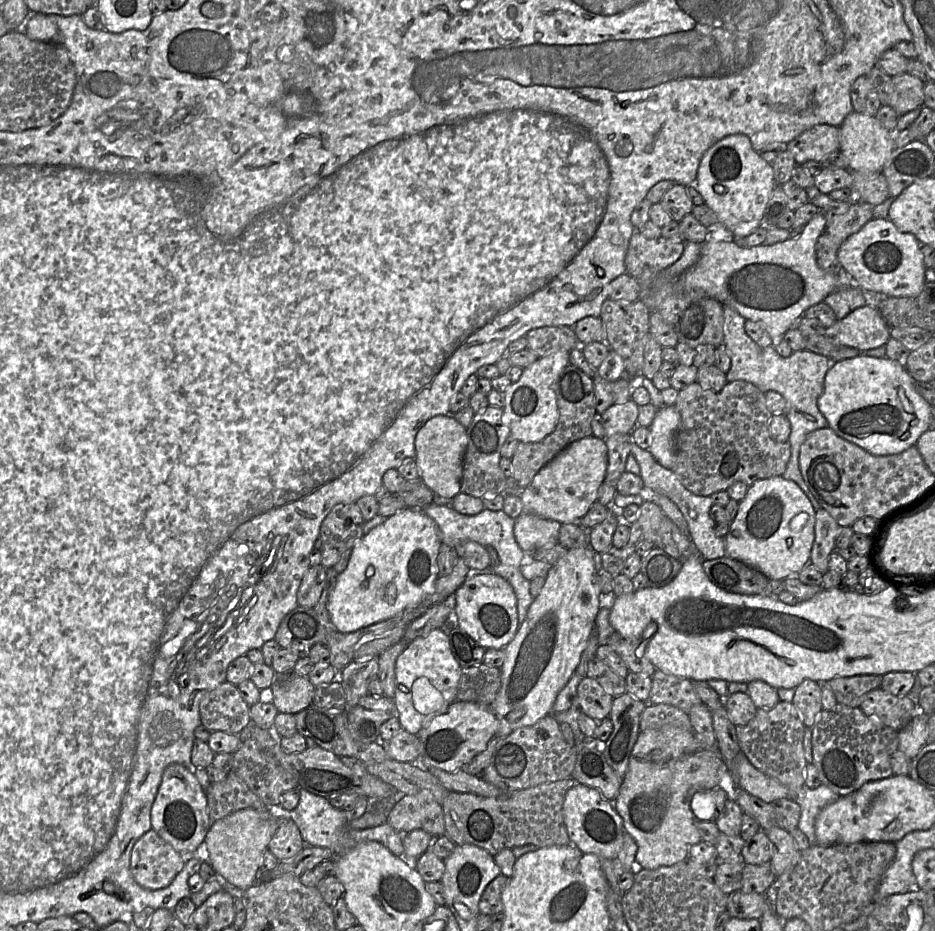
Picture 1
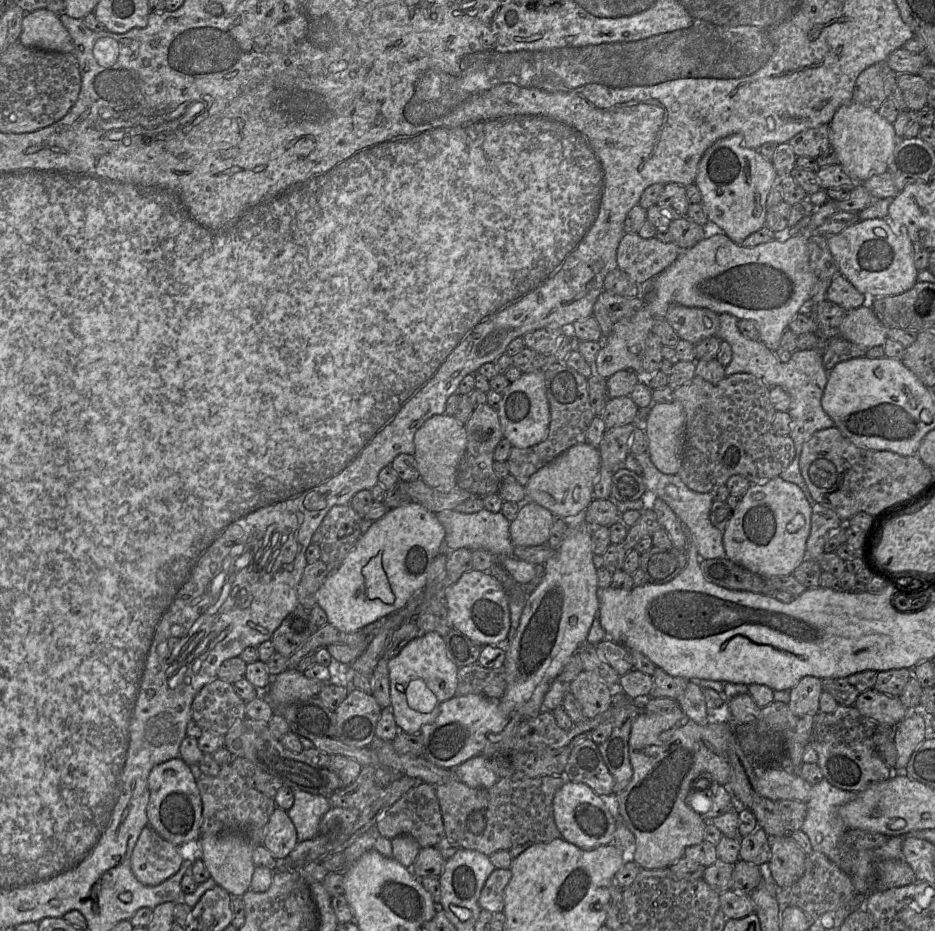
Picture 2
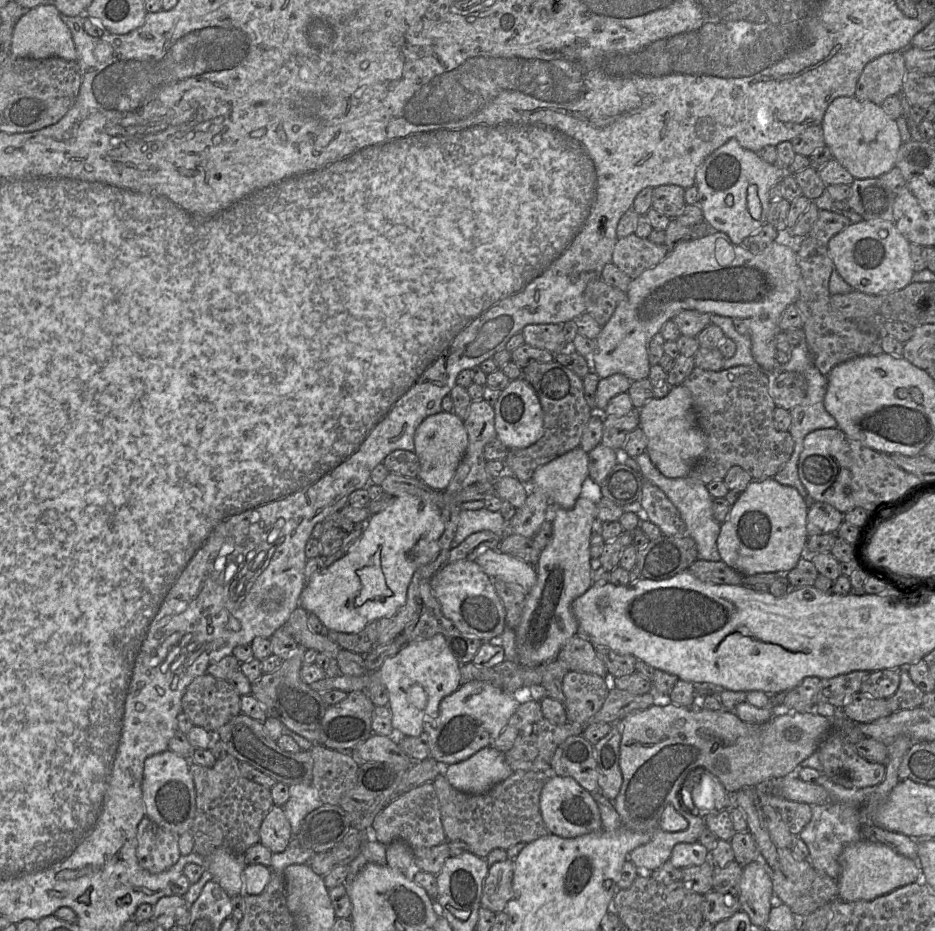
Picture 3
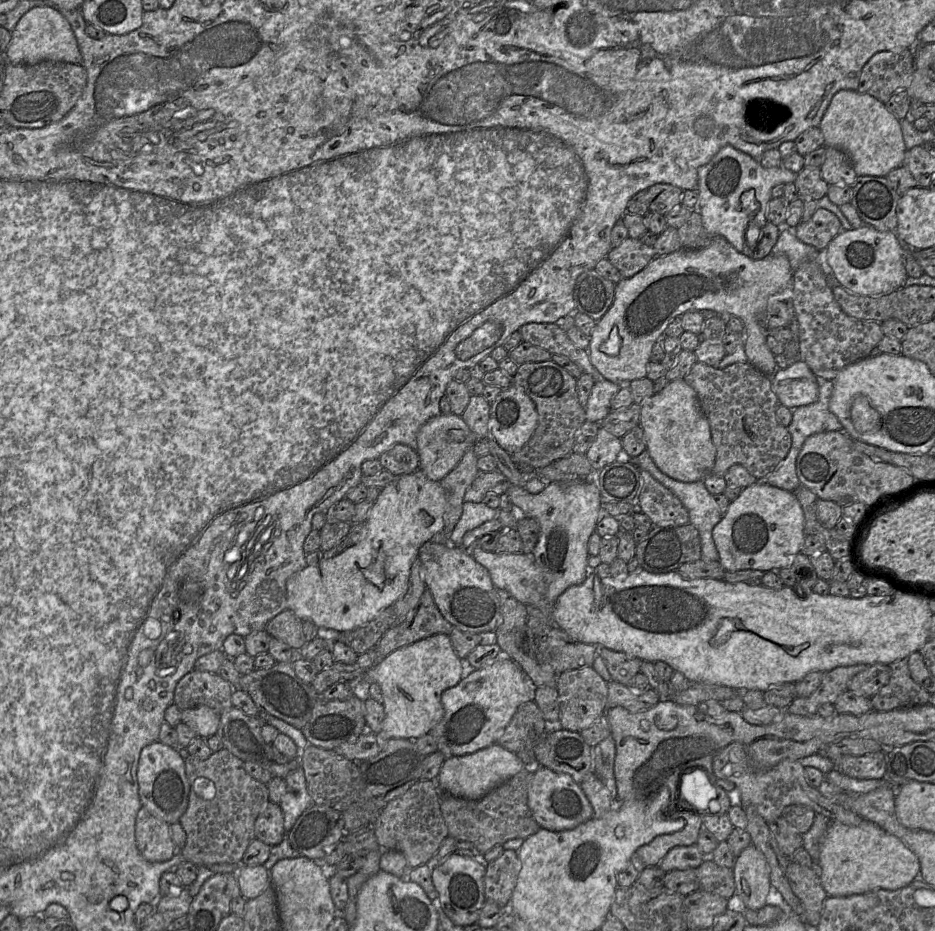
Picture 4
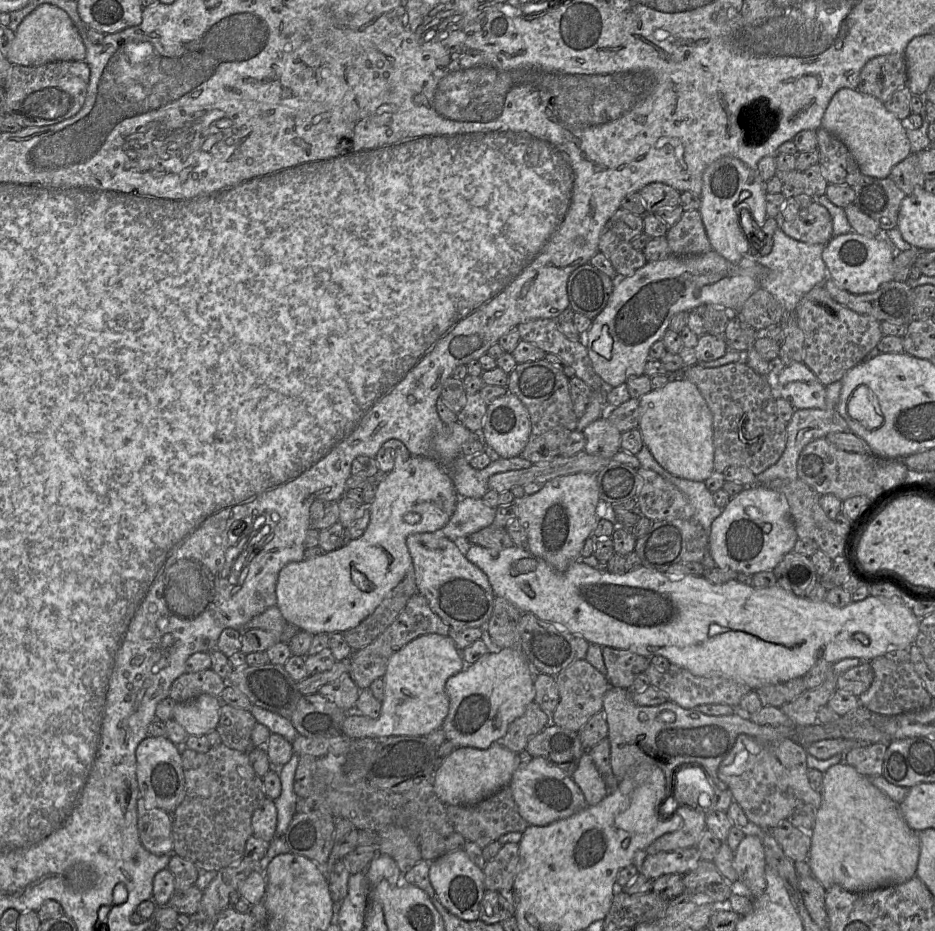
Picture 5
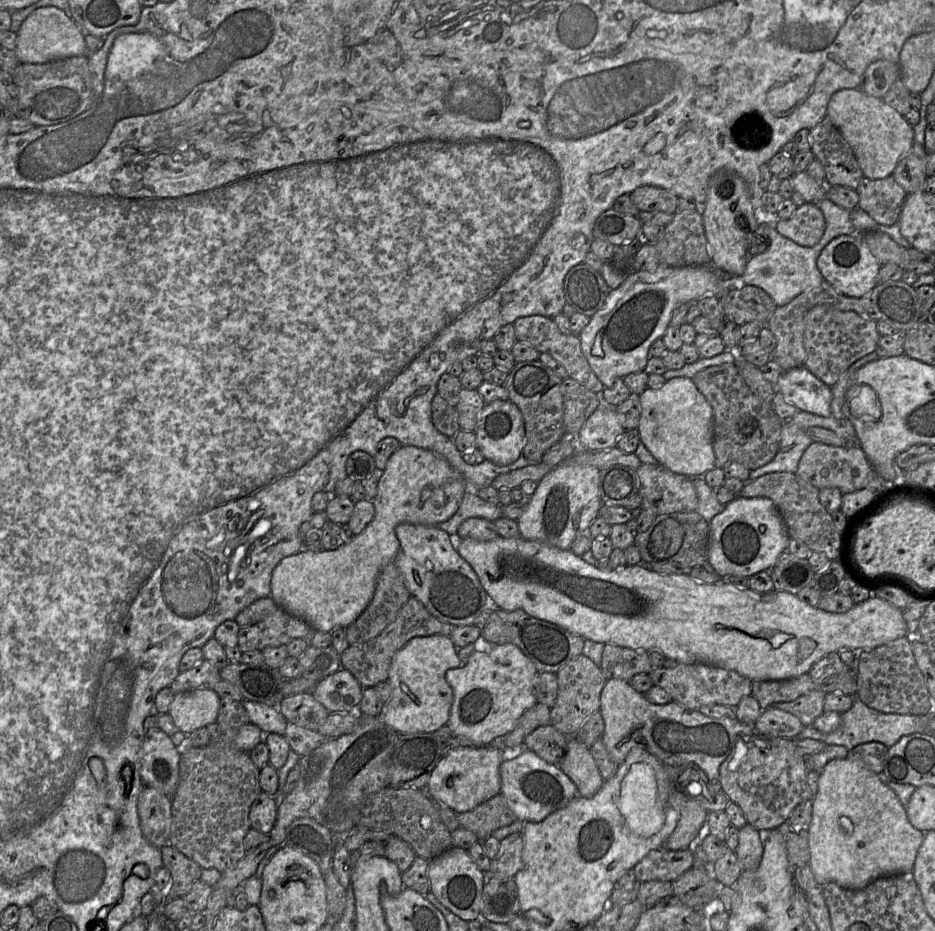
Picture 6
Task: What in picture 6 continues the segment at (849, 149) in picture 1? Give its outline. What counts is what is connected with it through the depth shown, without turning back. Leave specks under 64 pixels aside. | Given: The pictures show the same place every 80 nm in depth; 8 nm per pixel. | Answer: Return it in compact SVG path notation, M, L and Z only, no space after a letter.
M842 89L830 98L826 116L849 143L865 178L878 180L892 175L899 161L908 154L914 144L914 130L905 118L882 98L865 94L860 89Z

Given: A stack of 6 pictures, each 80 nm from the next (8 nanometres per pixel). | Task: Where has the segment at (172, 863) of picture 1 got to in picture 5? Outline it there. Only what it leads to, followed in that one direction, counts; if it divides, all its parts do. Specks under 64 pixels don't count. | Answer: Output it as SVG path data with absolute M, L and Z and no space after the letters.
M139 797L137 823L140 841L147 851L155 855L174 853L172 814Z

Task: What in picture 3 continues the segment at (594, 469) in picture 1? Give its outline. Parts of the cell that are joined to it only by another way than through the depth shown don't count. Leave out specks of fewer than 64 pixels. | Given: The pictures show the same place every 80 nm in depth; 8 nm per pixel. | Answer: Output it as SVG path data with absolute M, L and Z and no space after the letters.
M577 447L537 468L531 480L527 483L532 483L534 487L546 495L548 505L556 504L569 510L575 506L577 499L580 497L583 482L589 477L588 463L588 453Z

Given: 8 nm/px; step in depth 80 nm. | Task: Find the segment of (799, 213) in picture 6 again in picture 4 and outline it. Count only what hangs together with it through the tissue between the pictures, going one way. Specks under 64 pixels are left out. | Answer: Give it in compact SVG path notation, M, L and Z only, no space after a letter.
M819 207L810 220L802 221L794 228L794 235L803 243L820 251L826 249L832 239L842 231L837 216Z

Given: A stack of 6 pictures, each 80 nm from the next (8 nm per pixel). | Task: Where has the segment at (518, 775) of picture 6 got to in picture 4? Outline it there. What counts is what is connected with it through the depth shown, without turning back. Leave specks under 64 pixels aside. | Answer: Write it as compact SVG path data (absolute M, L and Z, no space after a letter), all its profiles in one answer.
M537 765L534 769L527 796L528 807L540 828L550 831L570 830L590 820L593 808L580 788L570 775L552 771Z

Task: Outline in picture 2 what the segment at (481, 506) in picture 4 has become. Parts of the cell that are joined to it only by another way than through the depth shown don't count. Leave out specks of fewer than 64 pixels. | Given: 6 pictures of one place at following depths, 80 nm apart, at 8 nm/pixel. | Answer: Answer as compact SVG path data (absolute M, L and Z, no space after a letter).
M482 509L476 513L465 514L457 510L444 510L436 513L437 519L445 529L443 554L460 548L486 550L496 557L513 556L514 545L510 537L510 522L499 512Z

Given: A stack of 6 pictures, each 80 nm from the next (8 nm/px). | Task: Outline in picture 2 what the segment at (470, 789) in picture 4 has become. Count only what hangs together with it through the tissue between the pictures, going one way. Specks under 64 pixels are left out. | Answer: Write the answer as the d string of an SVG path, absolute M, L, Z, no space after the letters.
M482 754L463 762L453 770L456 779L471 788L489 788L494 785L499 776L493 769L491 758Z

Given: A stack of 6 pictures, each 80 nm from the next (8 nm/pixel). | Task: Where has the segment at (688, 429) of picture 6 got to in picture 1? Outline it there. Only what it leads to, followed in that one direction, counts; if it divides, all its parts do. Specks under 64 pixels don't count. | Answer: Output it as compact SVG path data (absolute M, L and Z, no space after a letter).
M675 406L658 408L649 426L651 444L647 449L664 468L672 469L676 462L675 435L680 423L680 414Z

